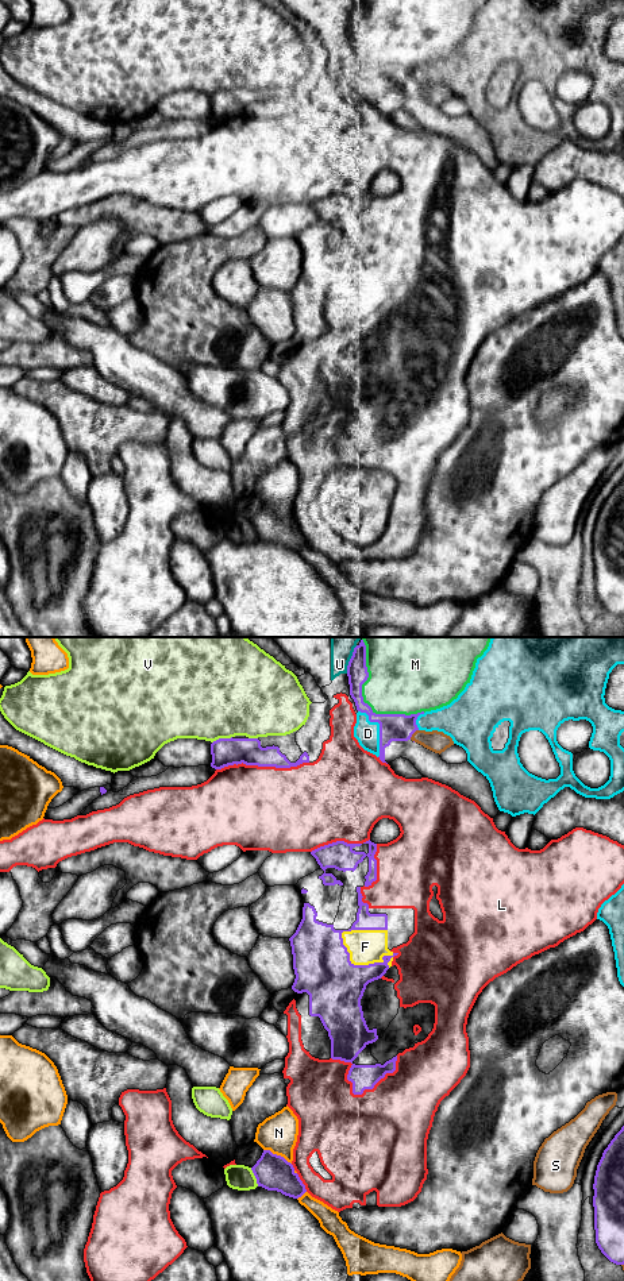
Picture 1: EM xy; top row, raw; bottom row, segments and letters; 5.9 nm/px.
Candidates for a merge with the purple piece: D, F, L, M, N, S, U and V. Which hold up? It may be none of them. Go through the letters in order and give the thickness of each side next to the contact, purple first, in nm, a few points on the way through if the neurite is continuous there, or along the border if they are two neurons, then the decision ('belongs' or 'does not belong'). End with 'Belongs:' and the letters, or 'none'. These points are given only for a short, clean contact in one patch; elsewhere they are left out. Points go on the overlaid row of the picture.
D: 160/140 nm | does not belong
F: 340/200 nm | does not belong
L: 140/500 nm | does not belong
M: 160/380 nm | does not belong
N: 220/220 nm | does not belong
S: 160/130 nm | does not belong
U: 130/160 nm | does not belong
V: 160/500 nm | does not belong
Belongs: none

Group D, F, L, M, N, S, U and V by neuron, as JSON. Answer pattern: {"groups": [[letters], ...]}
{"groups": [["D"], ["F", "L", "U"], ["M"], ["N"], ["S"], ["V"]]}

